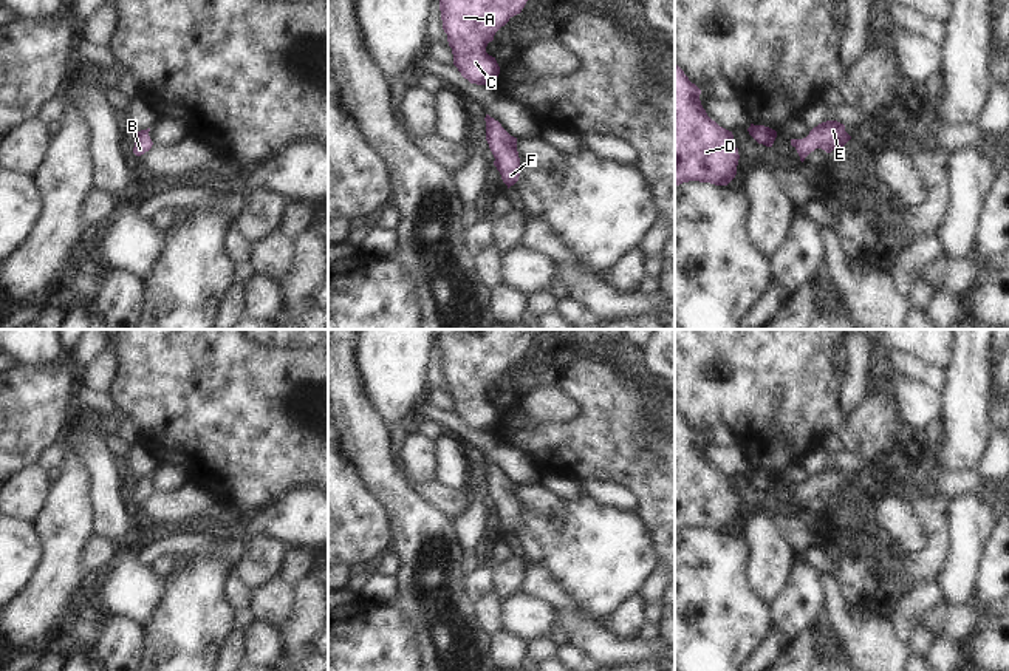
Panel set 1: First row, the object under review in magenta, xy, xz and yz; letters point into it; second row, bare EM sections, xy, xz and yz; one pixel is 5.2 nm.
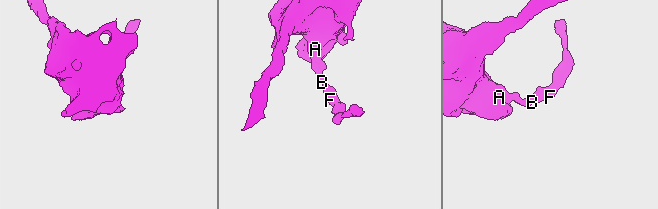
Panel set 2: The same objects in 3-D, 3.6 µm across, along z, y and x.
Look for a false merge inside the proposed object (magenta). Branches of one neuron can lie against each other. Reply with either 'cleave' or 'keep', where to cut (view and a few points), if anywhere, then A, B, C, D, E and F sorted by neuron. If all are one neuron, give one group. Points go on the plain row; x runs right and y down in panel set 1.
keep; no cut; A B C D E F

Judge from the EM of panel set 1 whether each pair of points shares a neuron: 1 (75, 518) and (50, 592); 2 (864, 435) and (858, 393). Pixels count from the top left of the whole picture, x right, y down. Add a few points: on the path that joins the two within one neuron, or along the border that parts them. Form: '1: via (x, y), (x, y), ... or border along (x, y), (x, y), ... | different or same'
1: via (62, 537), (62, 560), (58, 574) | same
2: border along (844, 374), (841, 407), (851, 413) | different

